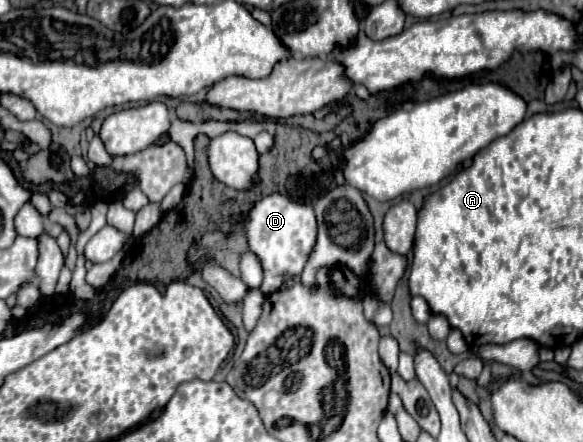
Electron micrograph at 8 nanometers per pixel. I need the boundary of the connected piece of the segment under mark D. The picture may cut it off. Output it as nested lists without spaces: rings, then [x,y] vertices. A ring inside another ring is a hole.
[[[271,193],[251,207],[249,215],[243,221],[243,231],[247,235],[251,251],[261,257],[263,273],[265,273],[261,289],[267,295],[279,289],[281,281],[277,281],[277,275],[297,275],[303,271],[315,247],[317,221],[315,221],[313,207],[295,203],[289,197],[283,197],[279,193]]]

